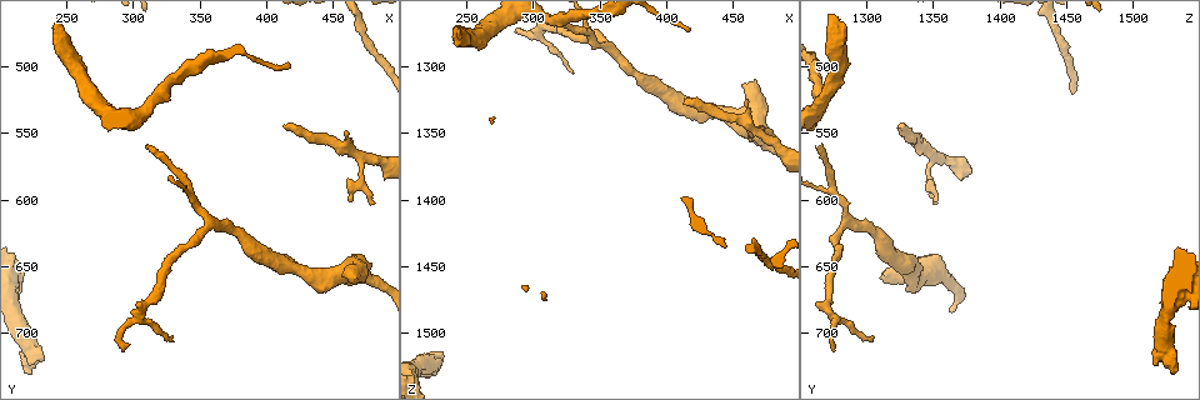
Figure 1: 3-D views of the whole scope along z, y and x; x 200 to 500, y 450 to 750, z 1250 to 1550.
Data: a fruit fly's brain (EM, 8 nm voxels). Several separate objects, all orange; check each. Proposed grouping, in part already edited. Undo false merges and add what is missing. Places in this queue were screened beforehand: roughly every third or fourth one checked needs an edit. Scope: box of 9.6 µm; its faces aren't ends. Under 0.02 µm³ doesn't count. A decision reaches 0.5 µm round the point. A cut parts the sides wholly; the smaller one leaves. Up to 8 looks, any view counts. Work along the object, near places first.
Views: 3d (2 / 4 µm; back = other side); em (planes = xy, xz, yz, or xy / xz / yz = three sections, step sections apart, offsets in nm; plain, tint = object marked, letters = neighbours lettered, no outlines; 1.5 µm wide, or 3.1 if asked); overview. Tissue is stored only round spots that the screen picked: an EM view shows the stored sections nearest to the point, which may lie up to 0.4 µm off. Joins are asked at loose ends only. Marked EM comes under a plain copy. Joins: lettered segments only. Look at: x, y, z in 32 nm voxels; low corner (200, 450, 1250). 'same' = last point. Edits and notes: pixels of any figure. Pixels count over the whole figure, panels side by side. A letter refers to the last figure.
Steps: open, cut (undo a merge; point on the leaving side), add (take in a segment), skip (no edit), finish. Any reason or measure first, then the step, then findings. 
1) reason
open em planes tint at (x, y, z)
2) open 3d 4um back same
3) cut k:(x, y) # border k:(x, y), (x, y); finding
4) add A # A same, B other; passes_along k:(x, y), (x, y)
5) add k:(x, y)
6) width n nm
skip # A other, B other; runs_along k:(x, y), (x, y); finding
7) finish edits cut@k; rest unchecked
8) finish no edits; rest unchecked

free end
open em planes letters at (412, 546, 1324)

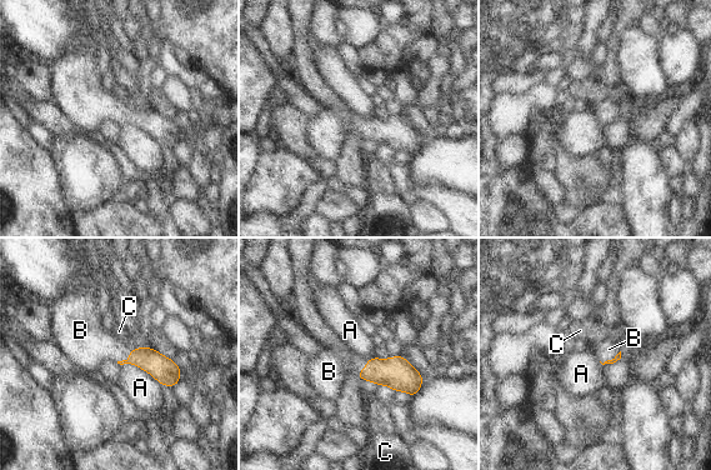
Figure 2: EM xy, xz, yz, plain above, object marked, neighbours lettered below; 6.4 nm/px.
add B # A other, B same, C other; the cell continues

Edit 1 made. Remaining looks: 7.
a fork
open 3d 2um at (340, 592, 1274)

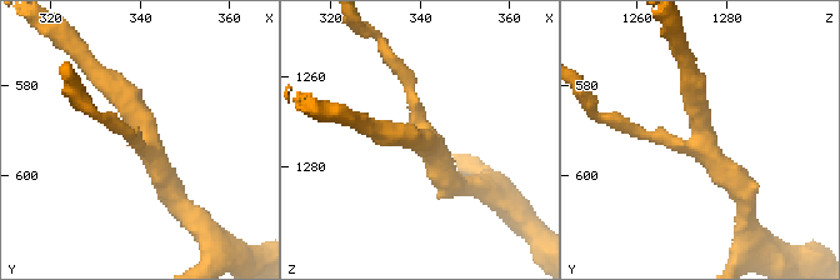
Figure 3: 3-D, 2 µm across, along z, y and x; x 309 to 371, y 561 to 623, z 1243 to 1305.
shape alone is not enough
open em planes tint at (342, 594, 1275)

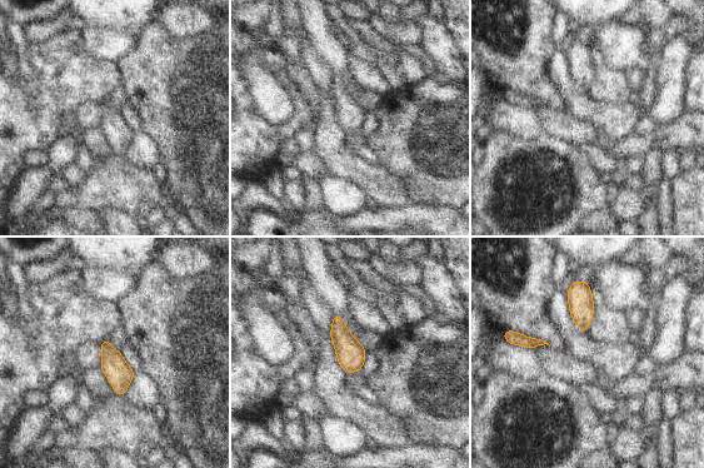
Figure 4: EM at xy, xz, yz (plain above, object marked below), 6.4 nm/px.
what lies round it
open em planes letters same

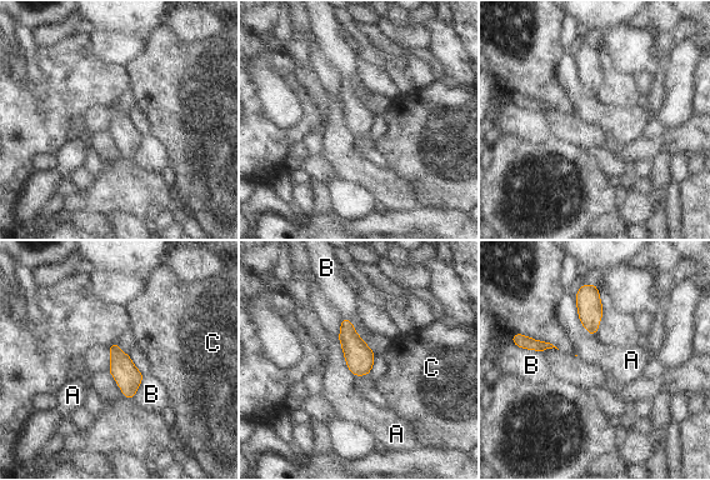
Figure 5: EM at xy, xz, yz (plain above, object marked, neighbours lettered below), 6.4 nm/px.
longest_contact B 220 nm
skip # A other, B other, C other; one cell here

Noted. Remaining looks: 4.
free end
open 3d 4um at (418, 498, 1272)

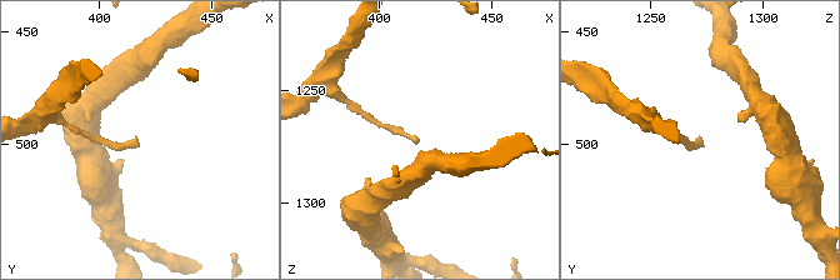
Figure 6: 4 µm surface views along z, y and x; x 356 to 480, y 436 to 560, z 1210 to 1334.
need the tissue
open em planes tint at (417, 497, 1272)

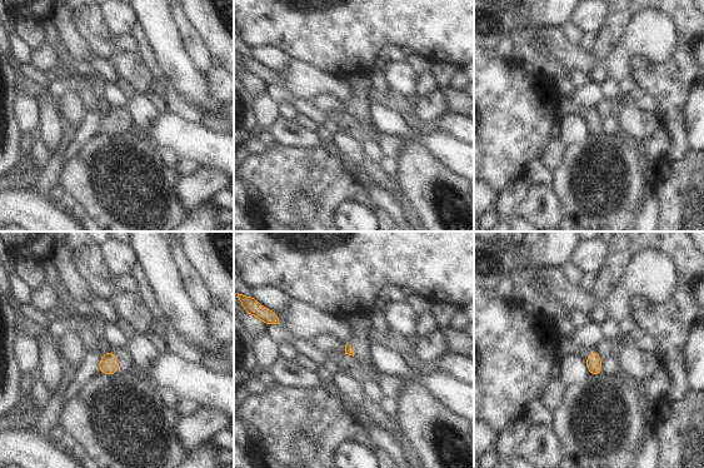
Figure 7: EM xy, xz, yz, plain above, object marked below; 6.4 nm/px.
open em planes letters same

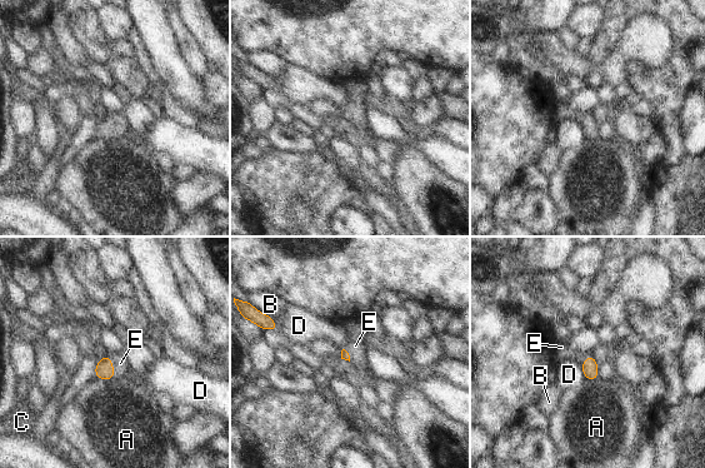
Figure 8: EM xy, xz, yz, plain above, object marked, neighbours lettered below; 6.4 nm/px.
add E # A other, B other, C other, D other, E same; passes_along 8:(104, 369), (111, 366), (120, 363); it goes on there

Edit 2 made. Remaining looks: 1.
finish edits add@2, add@8; rest unchecked

